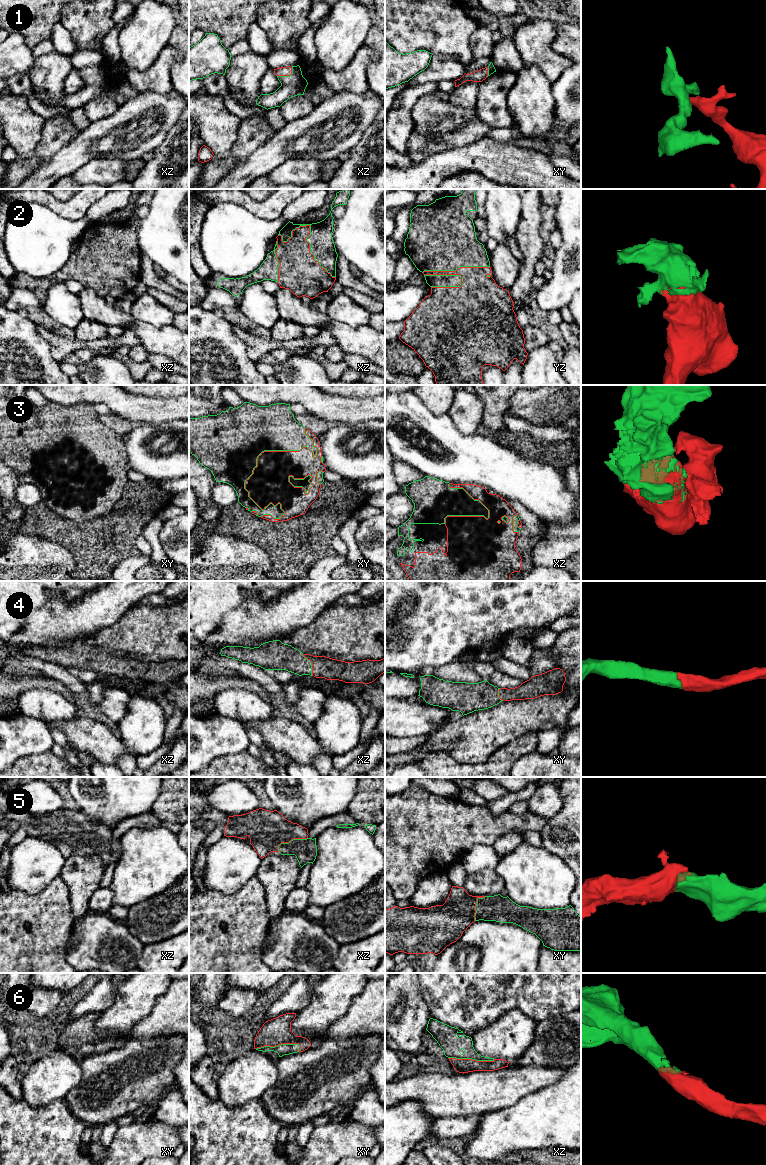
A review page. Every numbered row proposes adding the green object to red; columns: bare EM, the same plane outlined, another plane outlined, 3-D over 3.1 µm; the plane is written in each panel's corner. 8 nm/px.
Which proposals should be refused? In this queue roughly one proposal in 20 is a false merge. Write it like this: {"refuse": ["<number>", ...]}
{"refuse": []}

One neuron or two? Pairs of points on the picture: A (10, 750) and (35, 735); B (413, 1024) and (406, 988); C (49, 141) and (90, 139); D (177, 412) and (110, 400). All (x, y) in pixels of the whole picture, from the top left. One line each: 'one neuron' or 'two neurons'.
A: one neuron
B: one neuron
C: two neurons
D: one neuron

